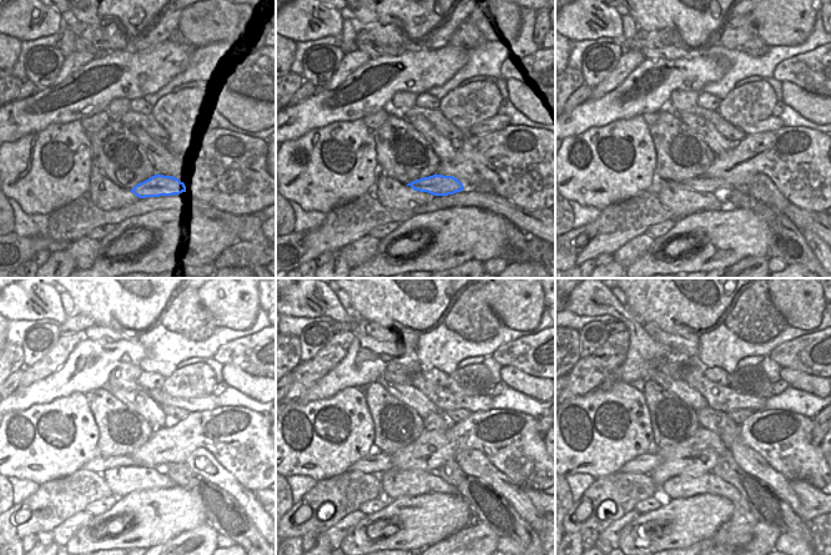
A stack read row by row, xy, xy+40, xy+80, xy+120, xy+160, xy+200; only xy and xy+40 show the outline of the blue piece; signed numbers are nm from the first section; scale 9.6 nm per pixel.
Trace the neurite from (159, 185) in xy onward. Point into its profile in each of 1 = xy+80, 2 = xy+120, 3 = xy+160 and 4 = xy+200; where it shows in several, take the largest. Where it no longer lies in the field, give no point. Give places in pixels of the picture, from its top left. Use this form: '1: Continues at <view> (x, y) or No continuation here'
1: Continues at xy+80 (714, 185)
2: Continues at xy+120 (99, 464)
3: Continues at xy+160 (376, 463)
4: Continues at xy+200 (643, 464)

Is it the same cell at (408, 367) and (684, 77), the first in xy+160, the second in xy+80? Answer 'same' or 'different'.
different

